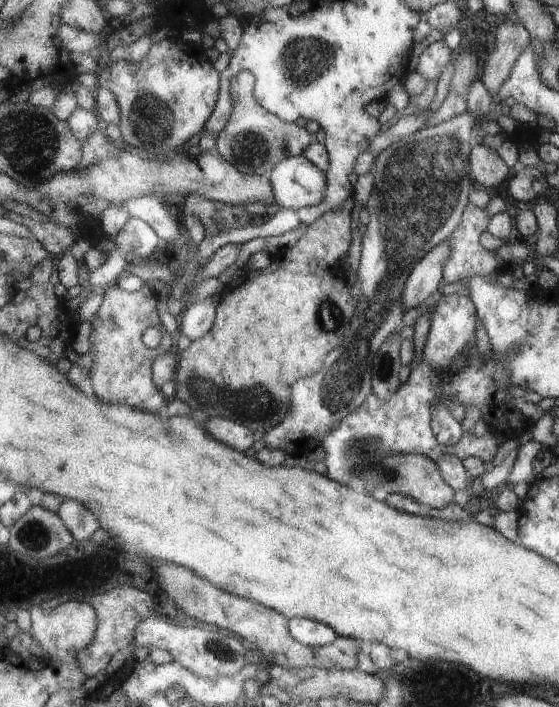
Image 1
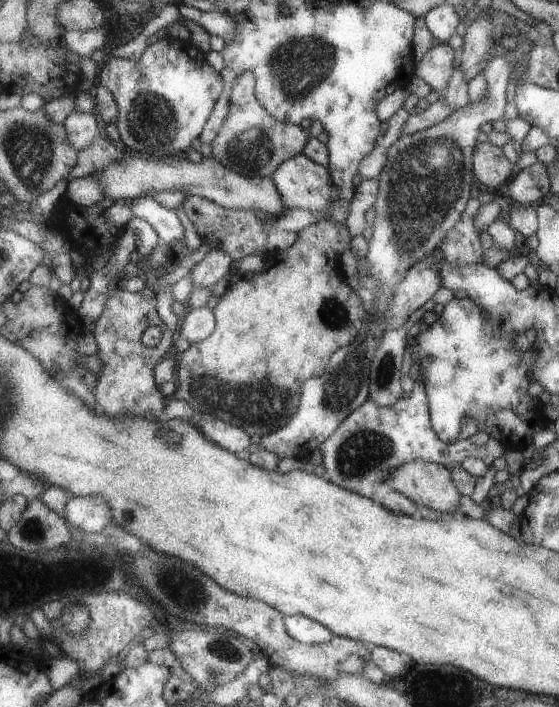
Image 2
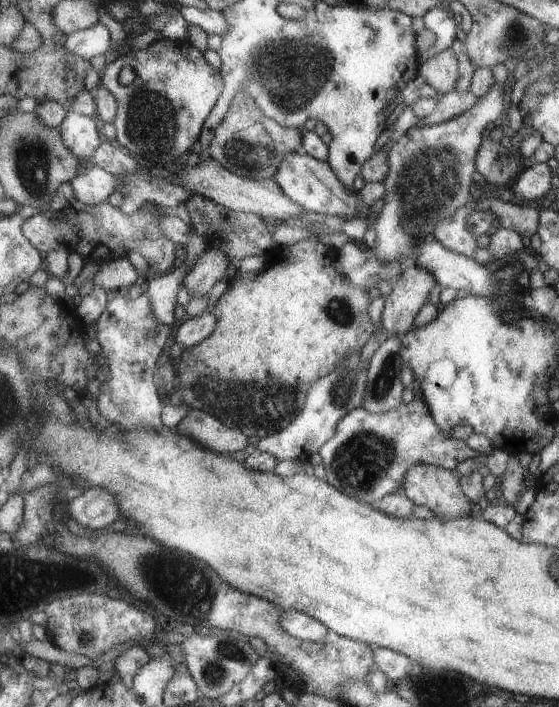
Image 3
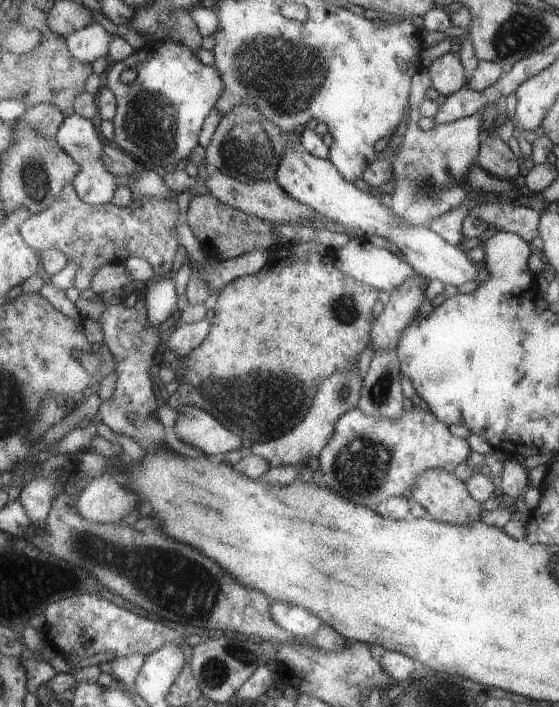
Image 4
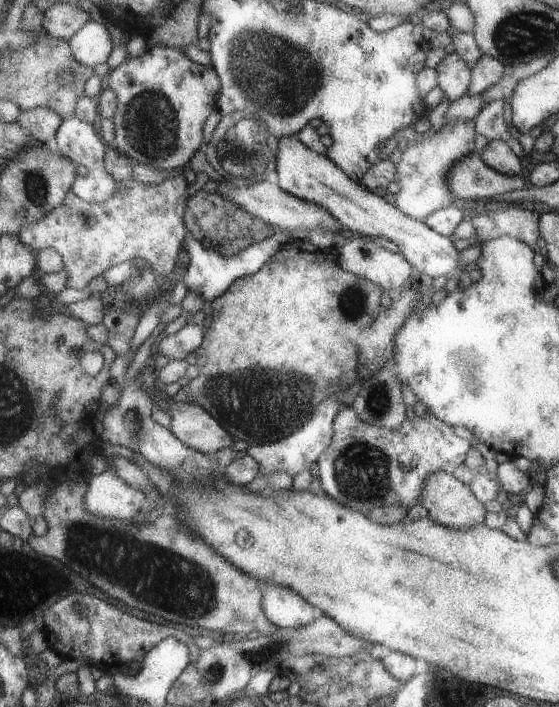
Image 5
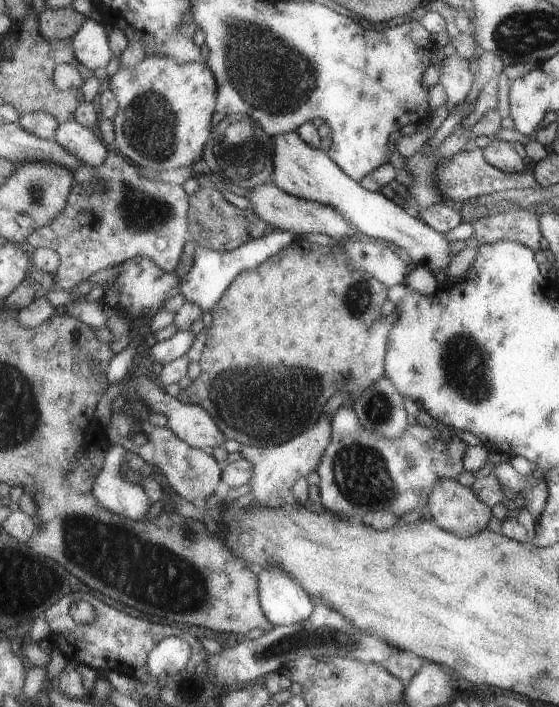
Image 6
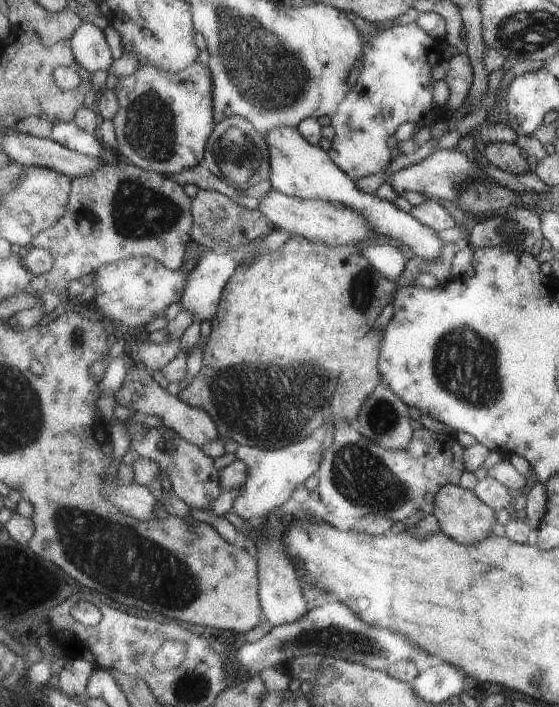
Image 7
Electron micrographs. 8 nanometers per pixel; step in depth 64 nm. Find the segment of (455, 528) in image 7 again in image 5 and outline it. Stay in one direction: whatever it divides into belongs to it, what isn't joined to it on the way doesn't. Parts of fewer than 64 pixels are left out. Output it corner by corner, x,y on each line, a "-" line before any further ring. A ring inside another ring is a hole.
433,472
433,476
429,476
429,482
425,484
425,488
421,490
419,504
429,512
429,518
445,524
445,526
453,526
453,528
477,528
479,524
485,524
485,518
489,516
487,508
473,496
473,490
469,484
461,482
455,478
455,474
447,474
447,472

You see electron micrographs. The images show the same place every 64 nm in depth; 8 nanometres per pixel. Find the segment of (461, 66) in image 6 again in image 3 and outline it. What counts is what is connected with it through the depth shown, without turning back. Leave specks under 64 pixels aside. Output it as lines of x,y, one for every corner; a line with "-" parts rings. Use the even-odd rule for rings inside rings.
449,48
447,52
433,56
425,64
421,64
421,76
427,80
427,84
437,88
441,96
455,92
461,80
459,54

